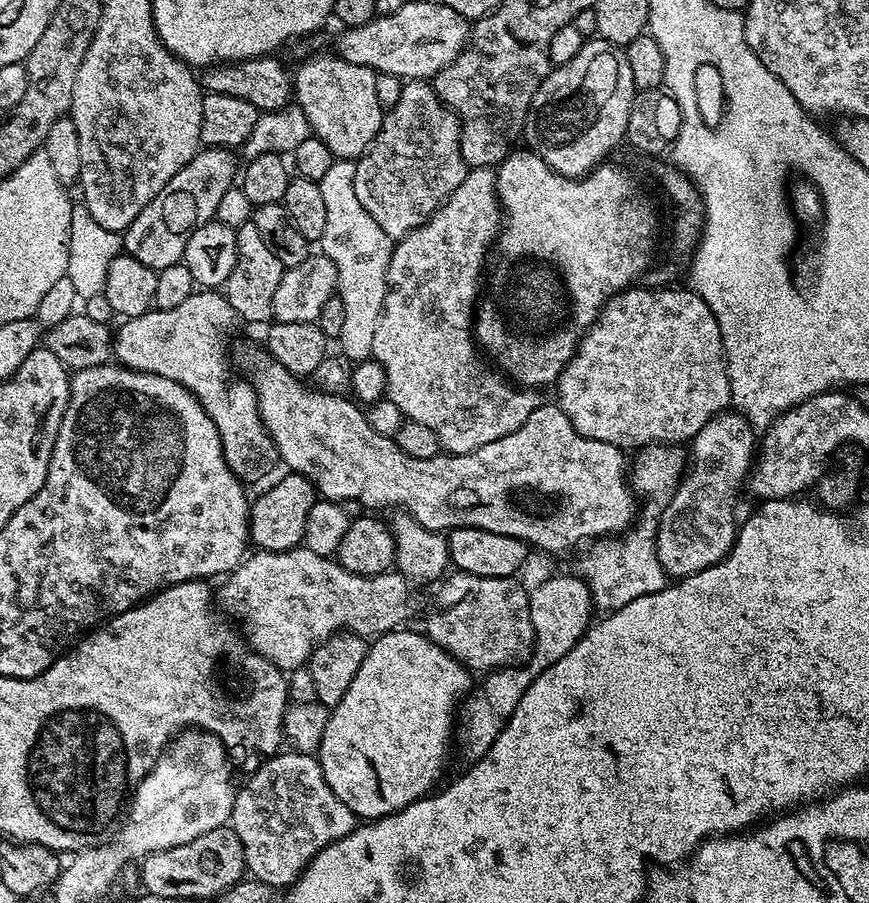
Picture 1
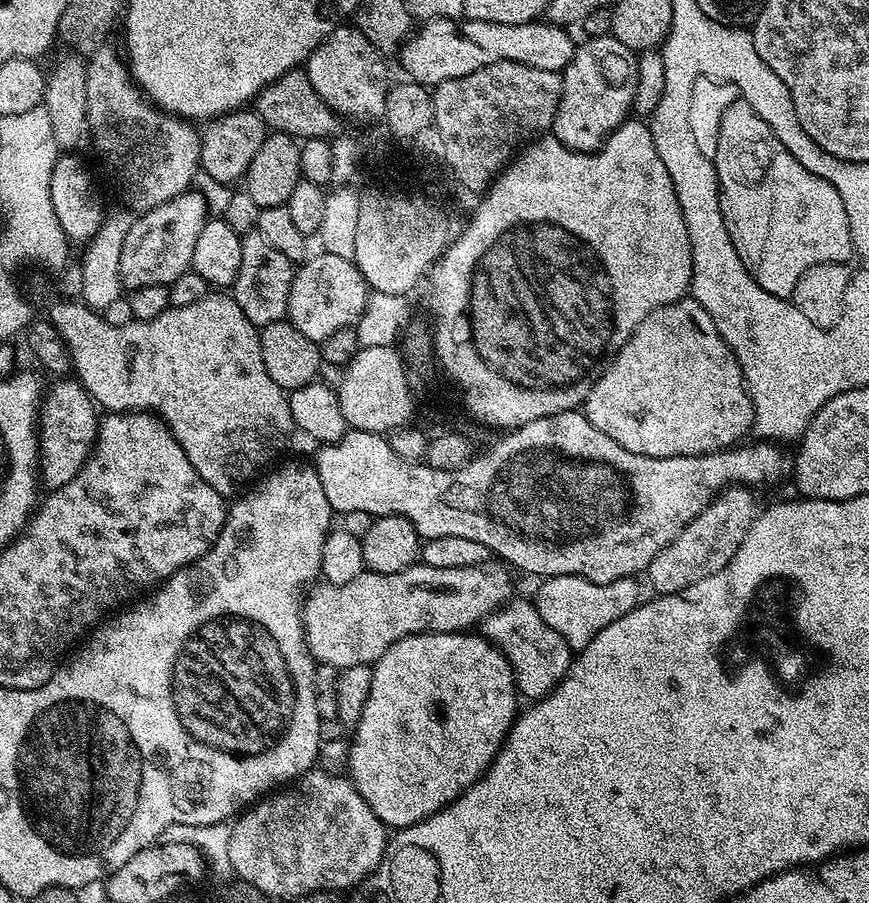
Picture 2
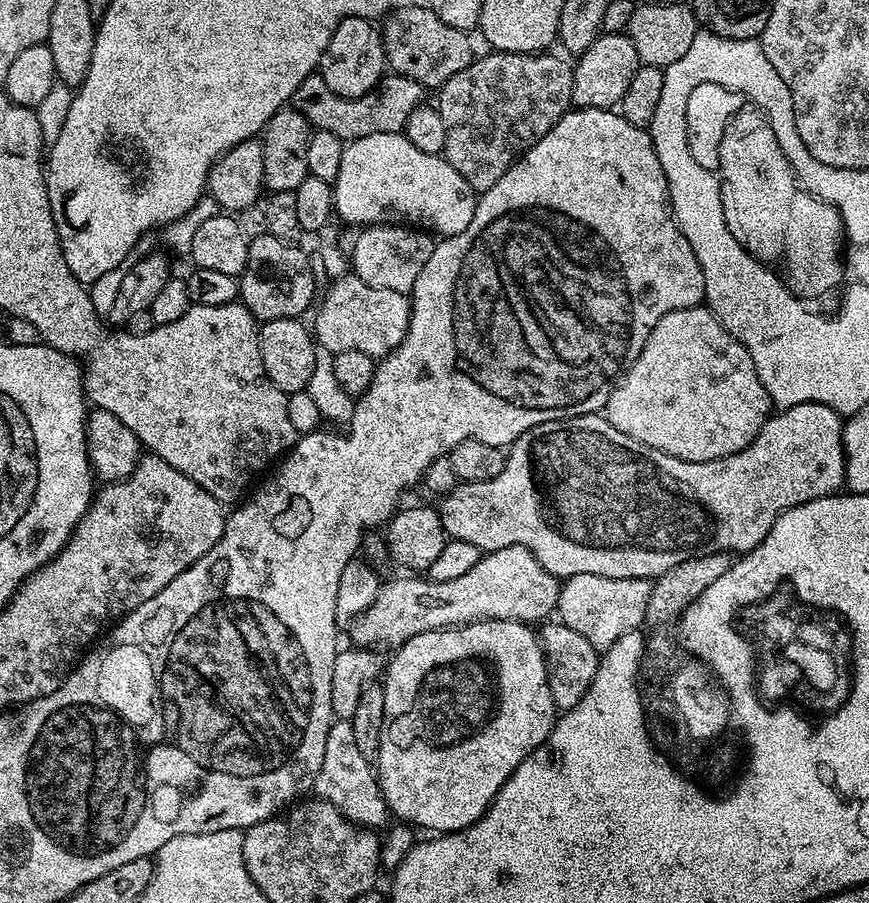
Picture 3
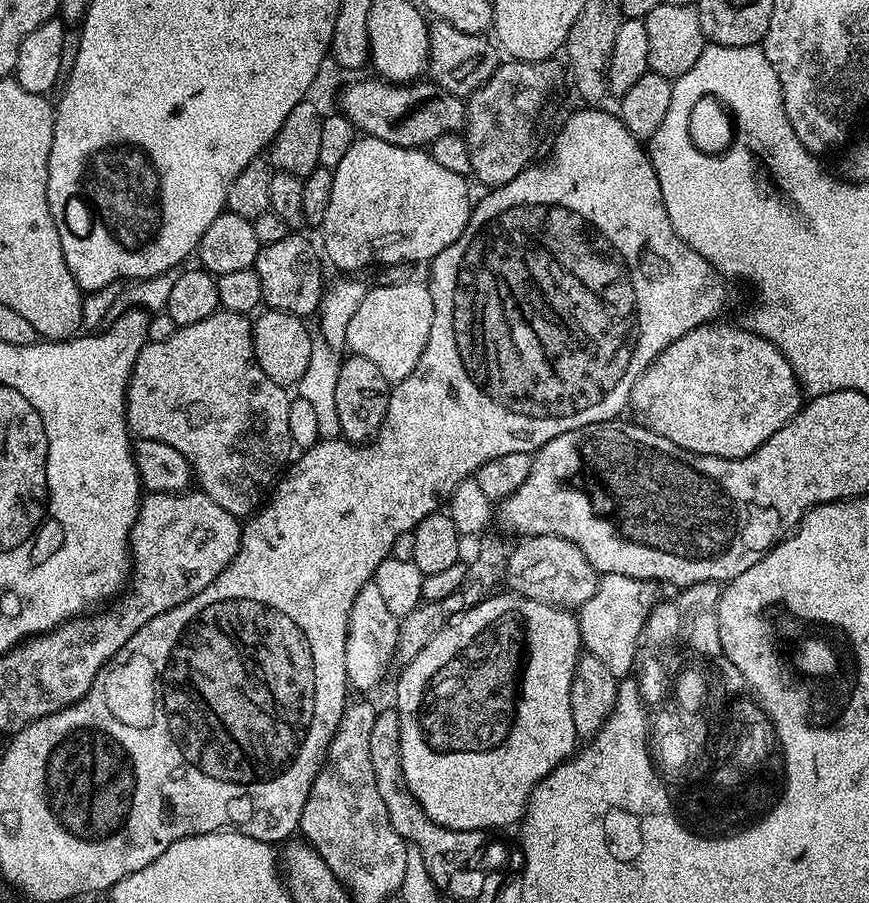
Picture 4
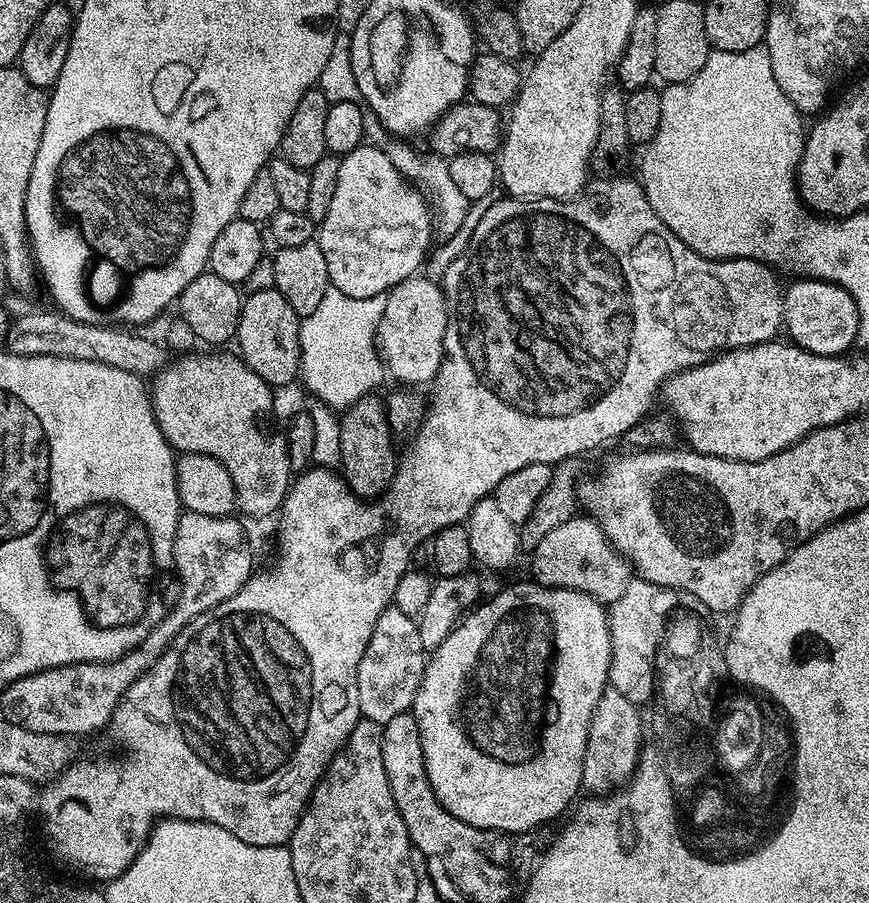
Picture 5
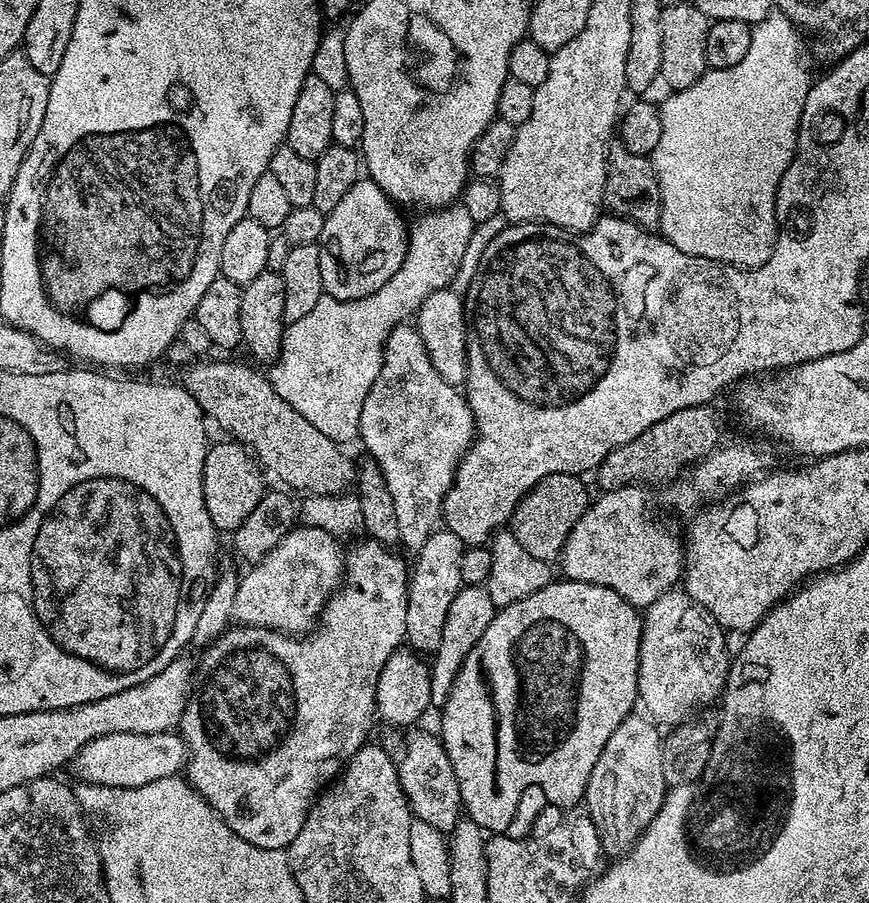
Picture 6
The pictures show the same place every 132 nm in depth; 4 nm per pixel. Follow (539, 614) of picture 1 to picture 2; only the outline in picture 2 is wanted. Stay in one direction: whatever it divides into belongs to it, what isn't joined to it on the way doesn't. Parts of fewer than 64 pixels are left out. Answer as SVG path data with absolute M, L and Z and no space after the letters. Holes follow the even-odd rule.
M550 576L539 581L540 589L534 595L534 603L538 614L542 614L542 622L564 637L573 653L578 653L590 646L596 635L610 626L610 622L618 622L622 614L636 607L641 599L636 582L630 576L605 584L590 582L581 576Z

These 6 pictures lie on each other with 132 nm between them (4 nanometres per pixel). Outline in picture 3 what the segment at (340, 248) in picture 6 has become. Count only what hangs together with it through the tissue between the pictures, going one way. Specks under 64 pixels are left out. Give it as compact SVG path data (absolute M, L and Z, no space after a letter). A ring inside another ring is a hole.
M404 132L366 134L366 138L347 141L334 191L334 212L345 225L405 224L431 230L440 238L462 234L470 226L478 199L470 182L443 155L418 150Z

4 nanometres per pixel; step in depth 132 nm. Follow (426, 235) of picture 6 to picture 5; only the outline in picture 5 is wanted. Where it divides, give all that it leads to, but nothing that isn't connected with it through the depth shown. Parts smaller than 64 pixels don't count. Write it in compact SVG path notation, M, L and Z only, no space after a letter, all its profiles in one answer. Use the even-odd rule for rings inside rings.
M364 110L362 126L364 127L365 141L371 144L373 148L384 149L386 158L390 158L390 162L394 162L396 169L430 197L430 208L434 213L435 235L437 237L458 235L460 227L464 223L466 223L465 225L469 223L468 208L470 208L470 201L458 190L457 184L450 178L448 160L445 157L436 155L431 150L423 152L422 149L415 148L412 145L415 143L401 142L399 139L393 138L386 130L386 126L382 126L382 122L371 110ZM329 286L314 314L301 319L299 379L304 380L305 386L316 395L319 403L333 410L347 410L386 380L386 369L376 342L376 327L386 310L387 301L387 295L350 298L342 294L342 290Z

